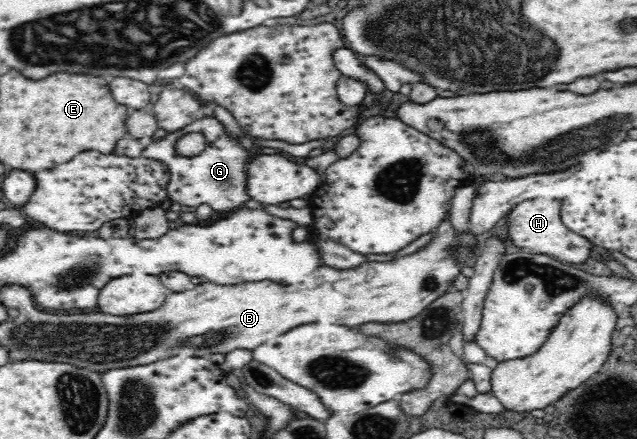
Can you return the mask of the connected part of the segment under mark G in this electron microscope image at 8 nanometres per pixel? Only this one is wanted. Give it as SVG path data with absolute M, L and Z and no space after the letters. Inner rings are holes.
M214 117L198 118L193 124L185 126L183 130L177 130L177 132L167 134L163 138L151 141L149 138L144 142L141 156L158 160L167 167L170 174L167 185L168 198L172 203L179 202L181 206L195 208L198 204L207 203L214 211L219 212L219 210L233 210L235 206L245 206L245 202L251 199L247 198L247 194L243 190L246 178L245 164L249 162L248 150L234 140L231 142ZM191 132L202 134L206 140L203 152L193 158L177 153L177 140L181 140L185 134L191 134Z

